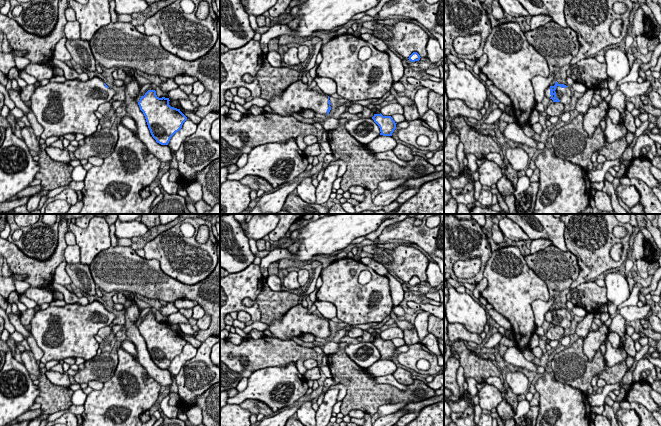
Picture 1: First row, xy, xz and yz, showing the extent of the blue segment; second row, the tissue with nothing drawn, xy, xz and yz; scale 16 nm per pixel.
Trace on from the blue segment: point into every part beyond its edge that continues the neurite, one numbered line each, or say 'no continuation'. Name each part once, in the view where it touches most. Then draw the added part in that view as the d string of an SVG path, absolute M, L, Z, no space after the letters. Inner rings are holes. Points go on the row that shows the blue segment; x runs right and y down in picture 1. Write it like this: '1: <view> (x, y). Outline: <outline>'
1: yz (564, 95). Outline: M557 86L556 90L556 97L560 100L562 104L569 104L571 102L571 91L568 87L561 88Z

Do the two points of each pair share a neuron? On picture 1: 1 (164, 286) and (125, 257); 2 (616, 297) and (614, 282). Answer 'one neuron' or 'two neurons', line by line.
1: one neuron
2: one neuron

